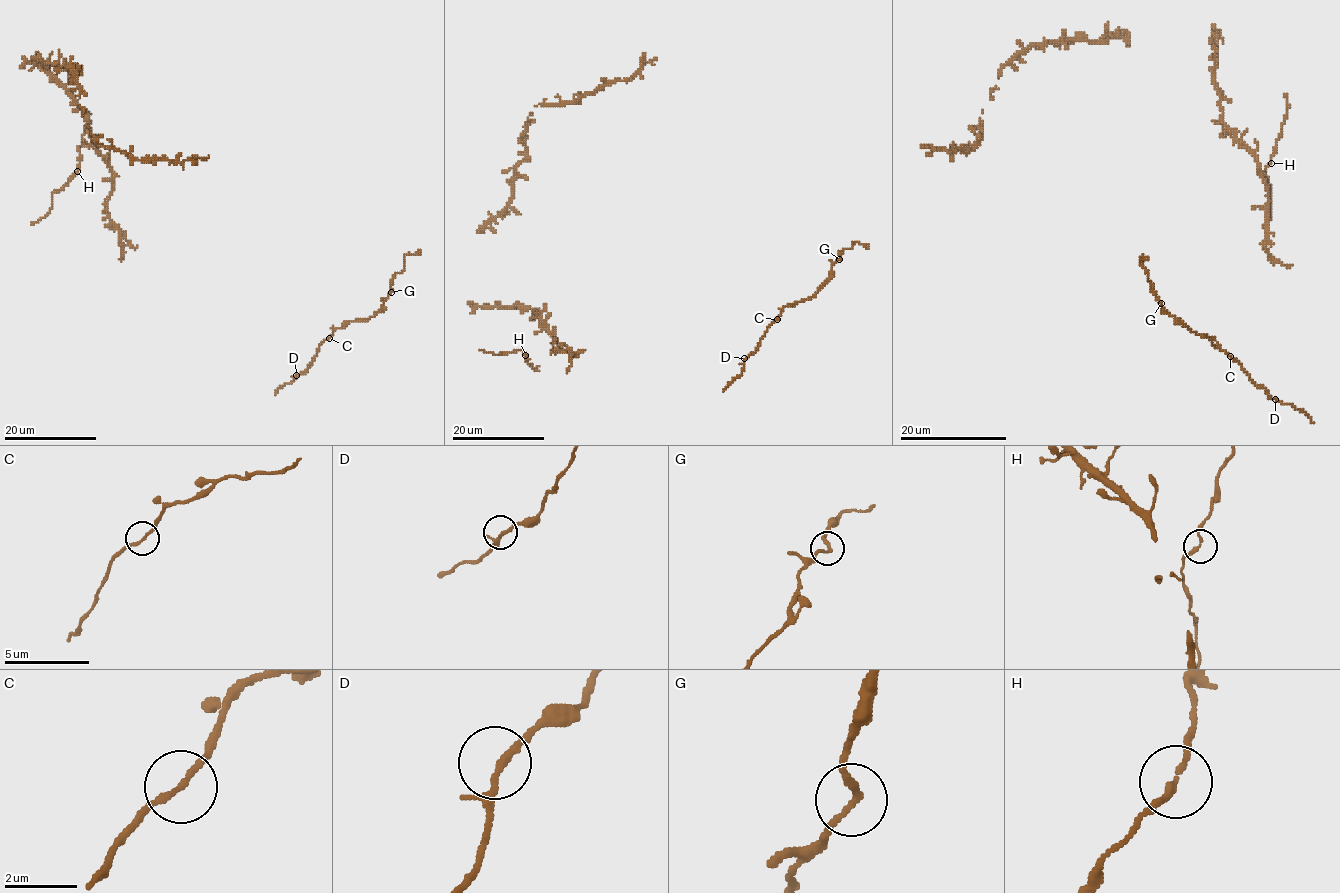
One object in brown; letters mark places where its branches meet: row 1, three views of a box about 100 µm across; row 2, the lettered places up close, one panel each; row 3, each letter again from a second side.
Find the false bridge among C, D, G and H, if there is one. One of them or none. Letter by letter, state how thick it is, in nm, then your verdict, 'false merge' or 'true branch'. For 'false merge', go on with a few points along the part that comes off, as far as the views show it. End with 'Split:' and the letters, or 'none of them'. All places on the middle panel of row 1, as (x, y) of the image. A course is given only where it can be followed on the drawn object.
C: 150 nm thick; true branch
D: 170 nm thick; true branch
G: 170 nm thick; true branch
H: 160 nm thick; true branch
Split: none of them

